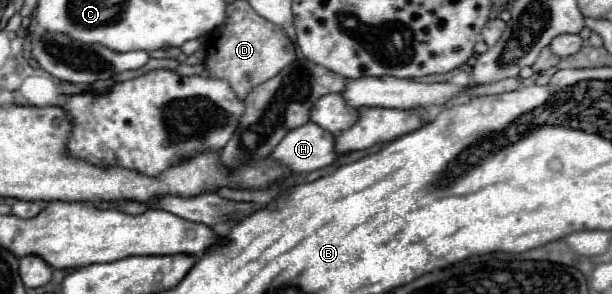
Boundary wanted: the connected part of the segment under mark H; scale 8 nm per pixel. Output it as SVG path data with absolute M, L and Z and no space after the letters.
M306 123L300 129L288 131L288 135L272 151L272 159L278 165L284 165L290 173L310 173L328 167L338 159L332 147L332 133L320 129L316 123Z

